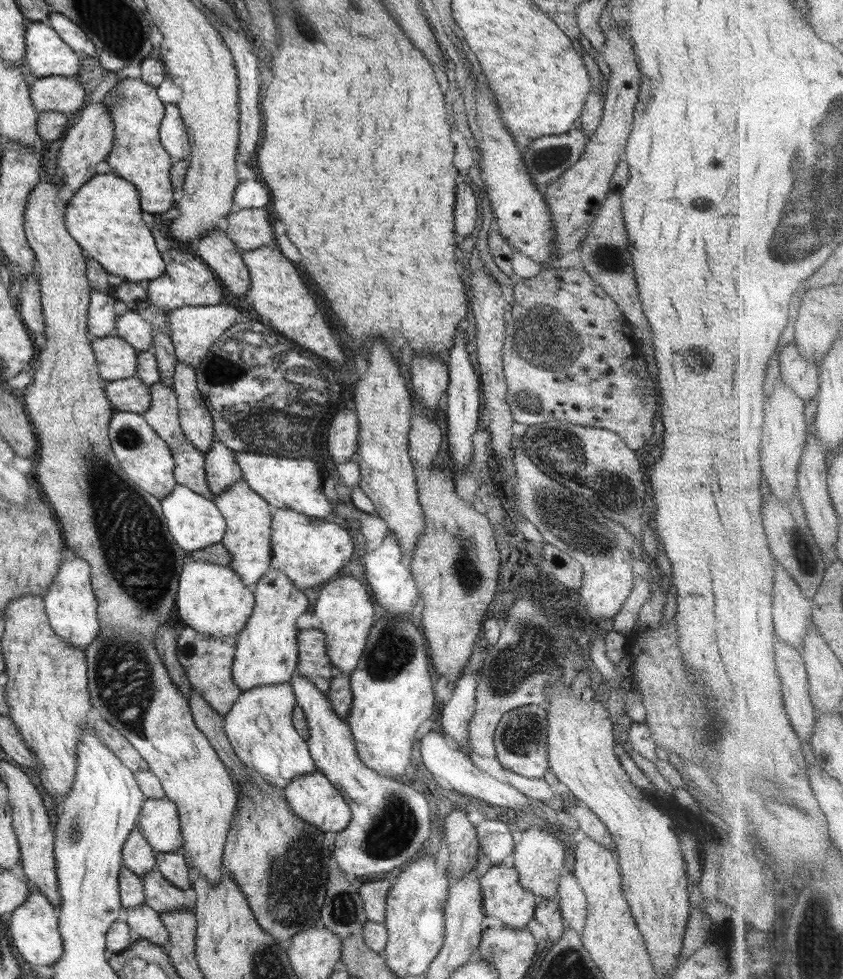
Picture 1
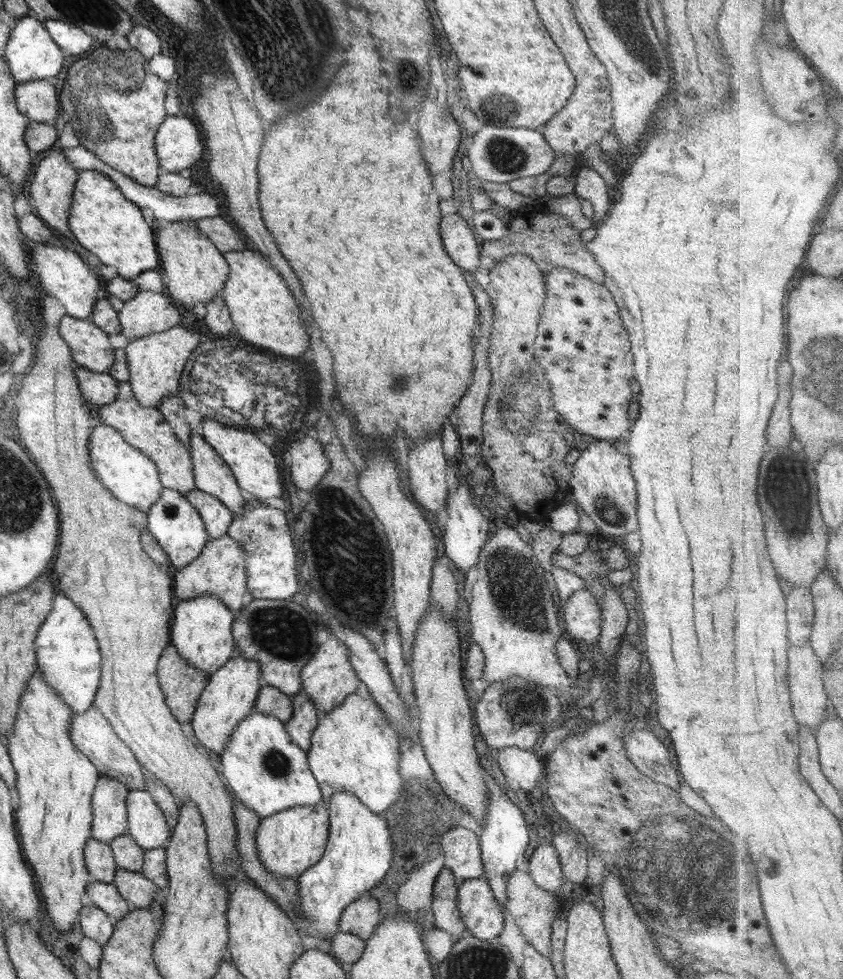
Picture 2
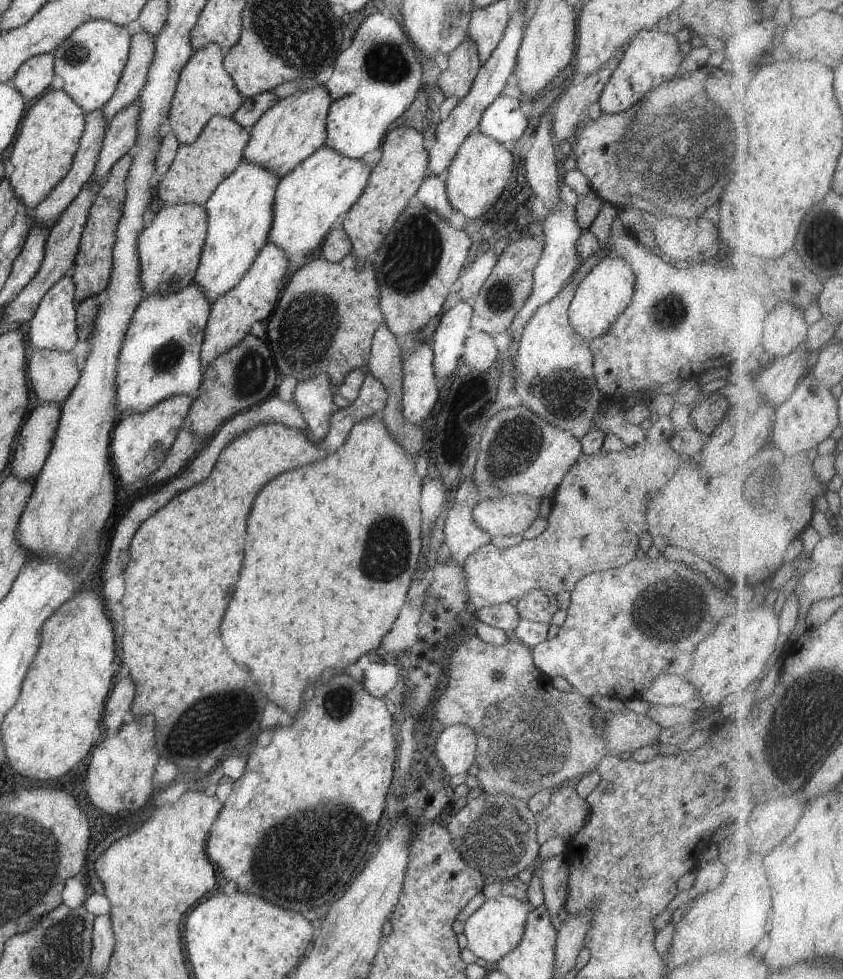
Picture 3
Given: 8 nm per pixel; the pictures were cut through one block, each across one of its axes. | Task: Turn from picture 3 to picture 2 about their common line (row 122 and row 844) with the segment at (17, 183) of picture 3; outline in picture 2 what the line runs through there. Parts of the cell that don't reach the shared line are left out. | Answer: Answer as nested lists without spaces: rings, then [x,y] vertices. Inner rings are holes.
[[[37,669],[20,697],[13,732],[6,734],[6,738],[3,739],[16,771],[15,791],[18,793],[20,804],[15,810],[14,817],[20,834],[21,853],[32,869],[43,908],[58,934],[70,932],[79,910],[86,903],[87,884],[92,878],[85,865],[84,847],[91,835],[93,820],[91,796],[101,777],[94,763],[80,753],[70,741],[69,727],[73,716],[72,709],[62,701],[50,684],[46,683],[41,670]]]

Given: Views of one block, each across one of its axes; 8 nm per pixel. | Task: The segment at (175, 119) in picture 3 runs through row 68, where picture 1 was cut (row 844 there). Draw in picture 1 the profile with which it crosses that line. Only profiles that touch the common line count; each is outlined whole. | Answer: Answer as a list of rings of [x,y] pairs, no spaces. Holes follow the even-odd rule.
[[[105,628],[84,650],[87,660],[88,691],[92,707],[96,708],[105,722],[117,728],[120,734],[148,763],[149,771],[161,782],[168,800],[177,804],[180,816],[184,856],[194,872],[203,876],[212,886],[223,877],[223,850],[228,831],[239,804],[241,786],[231,777],[230,770],[220,761],[208,738],[196,727],[189,701],[172,683],[155,643],[142,640],[135,628]]]

